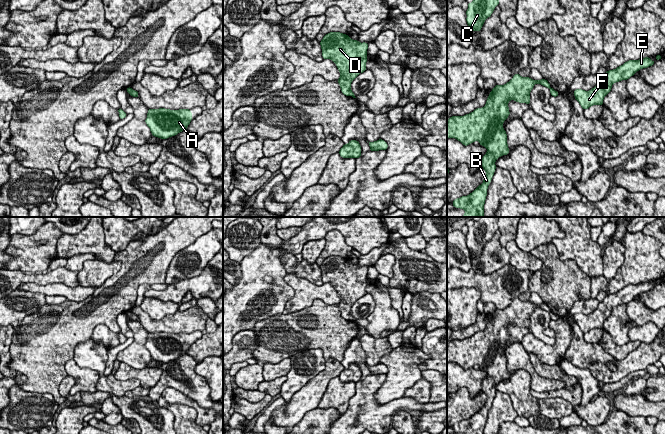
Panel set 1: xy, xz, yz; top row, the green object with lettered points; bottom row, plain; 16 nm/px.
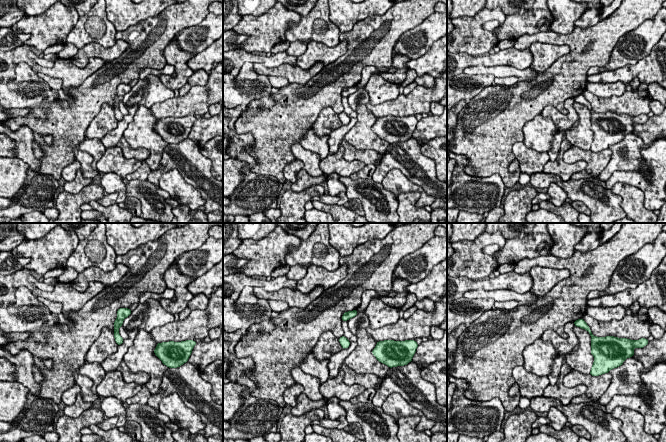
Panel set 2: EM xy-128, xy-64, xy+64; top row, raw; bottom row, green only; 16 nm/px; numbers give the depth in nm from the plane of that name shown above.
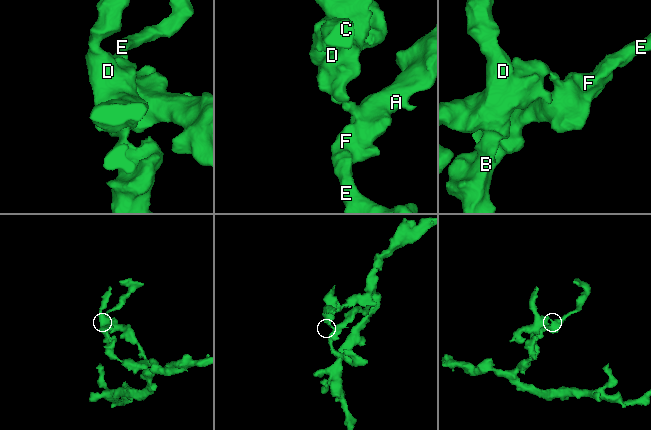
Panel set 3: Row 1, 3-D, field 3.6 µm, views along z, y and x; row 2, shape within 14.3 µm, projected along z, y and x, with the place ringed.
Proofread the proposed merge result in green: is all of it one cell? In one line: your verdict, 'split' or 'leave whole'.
split

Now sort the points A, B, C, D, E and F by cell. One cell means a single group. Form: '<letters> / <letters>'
A E F / B C D

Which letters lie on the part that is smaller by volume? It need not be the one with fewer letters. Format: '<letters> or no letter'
B, C, D

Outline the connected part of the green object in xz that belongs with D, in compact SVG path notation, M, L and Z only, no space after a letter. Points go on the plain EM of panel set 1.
M330 256L320 265L323 283L332 284L339 296L337 304L341 316L346 320L355 320L351 315L351 306L367 294L368 267L360 267L340 256Z

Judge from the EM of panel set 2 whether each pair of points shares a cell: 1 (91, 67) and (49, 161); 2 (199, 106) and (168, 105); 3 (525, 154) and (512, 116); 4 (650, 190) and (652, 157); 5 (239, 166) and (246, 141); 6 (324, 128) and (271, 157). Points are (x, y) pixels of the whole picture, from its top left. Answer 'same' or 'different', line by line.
1: different
2: same
3: different
4: same
5: different
6: different

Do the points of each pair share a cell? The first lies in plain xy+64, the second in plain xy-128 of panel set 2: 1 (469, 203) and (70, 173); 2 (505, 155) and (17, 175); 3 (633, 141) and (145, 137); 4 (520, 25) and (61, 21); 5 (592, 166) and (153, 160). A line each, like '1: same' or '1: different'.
1: different
2: different
3: different
4: different
5: different

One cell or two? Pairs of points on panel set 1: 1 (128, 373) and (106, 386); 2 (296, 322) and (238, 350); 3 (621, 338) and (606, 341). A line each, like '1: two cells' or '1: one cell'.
1: two cells
2: one cell
3: two cells

